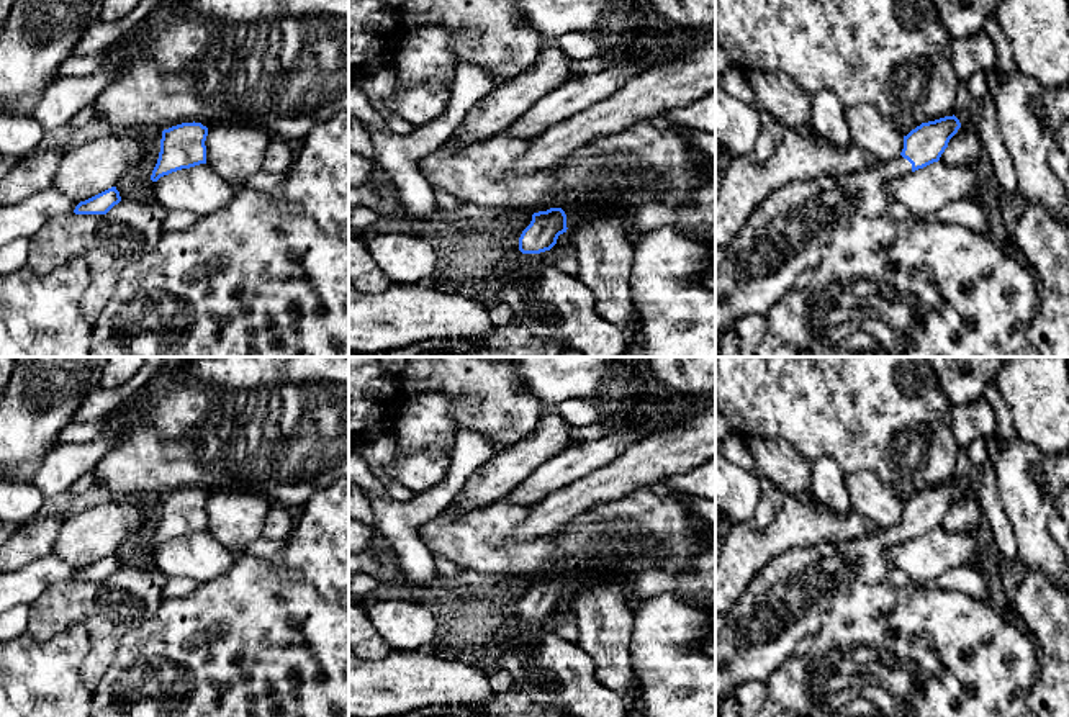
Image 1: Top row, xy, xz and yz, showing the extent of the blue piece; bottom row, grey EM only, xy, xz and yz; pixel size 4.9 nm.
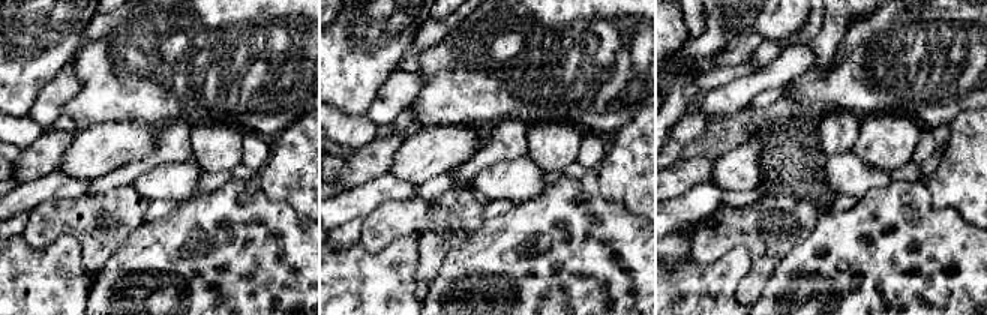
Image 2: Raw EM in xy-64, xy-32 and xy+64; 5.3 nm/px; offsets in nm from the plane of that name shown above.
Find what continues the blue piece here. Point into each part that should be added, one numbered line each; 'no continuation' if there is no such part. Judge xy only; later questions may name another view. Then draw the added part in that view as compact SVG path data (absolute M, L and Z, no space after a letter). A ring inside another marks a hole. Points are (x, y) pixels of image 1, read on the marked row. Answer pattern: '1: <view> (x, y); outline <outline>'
no continuation

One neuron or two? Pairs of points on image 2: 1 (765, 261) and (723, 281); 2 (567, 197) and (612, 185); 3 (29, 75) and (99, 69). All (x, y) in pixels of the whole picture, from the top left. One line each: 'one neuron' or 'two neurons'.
1: two neurons
2: two neurons
3: two neurons

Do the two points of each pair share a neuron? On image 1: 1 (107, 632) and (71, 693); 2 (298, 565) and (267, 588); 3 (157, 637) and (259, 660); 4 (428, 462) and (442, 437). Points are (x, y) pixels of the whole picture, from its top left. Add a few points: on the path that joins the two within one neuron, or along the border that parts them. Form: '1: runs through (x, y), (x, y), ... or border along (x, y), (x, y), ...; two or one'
1: border along (89, 639), (81, 680), (90, 691); two
2: border along (282, 567), (292, 580), (308, 581), (318, 595); two
3: runs through (182, 657), (234, 657); one
4: border along (396, 444), (408, 452), (451, 452); two

